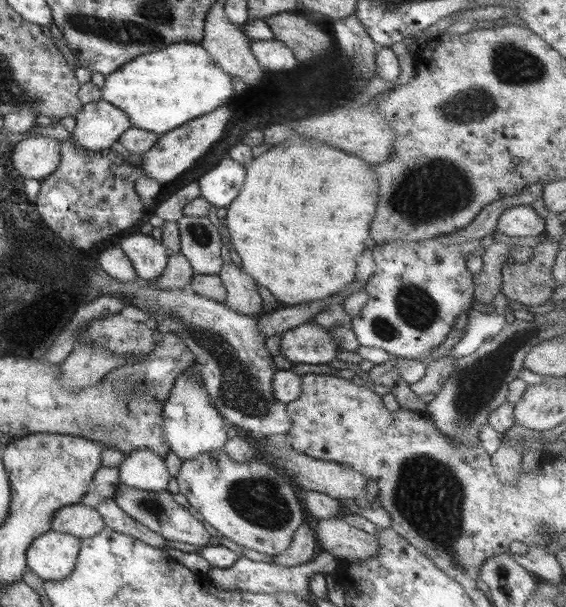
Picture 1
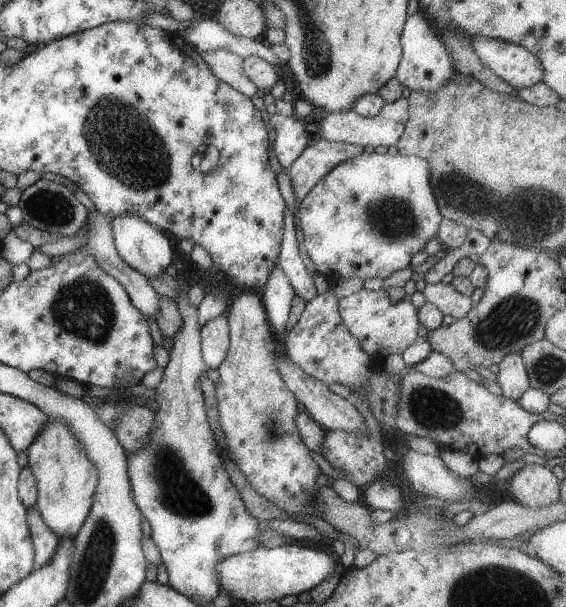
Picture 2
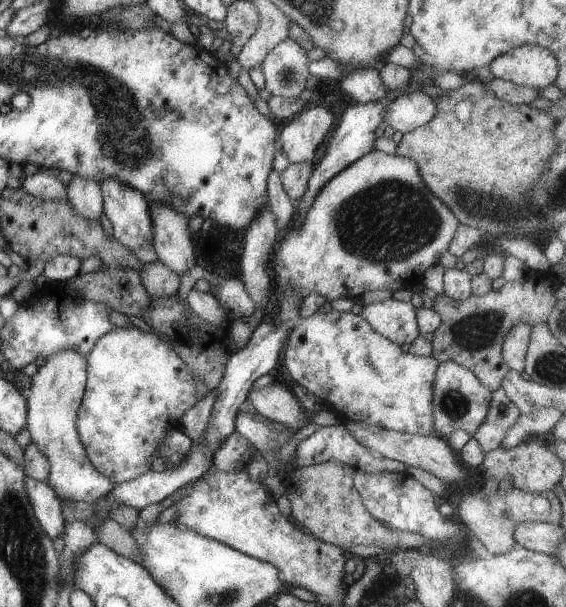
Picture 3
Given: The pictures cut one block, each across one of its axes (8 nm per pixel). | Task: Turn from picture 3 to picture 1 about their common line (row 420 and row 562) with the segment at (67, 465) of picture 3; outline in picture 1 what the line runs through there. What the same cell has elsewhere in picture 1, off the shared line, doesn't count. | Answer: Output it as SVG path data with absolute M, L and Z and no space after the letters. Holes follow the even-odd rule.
M50 530L26 551L27 565L42 581L62 581L74 570L81 538Z

